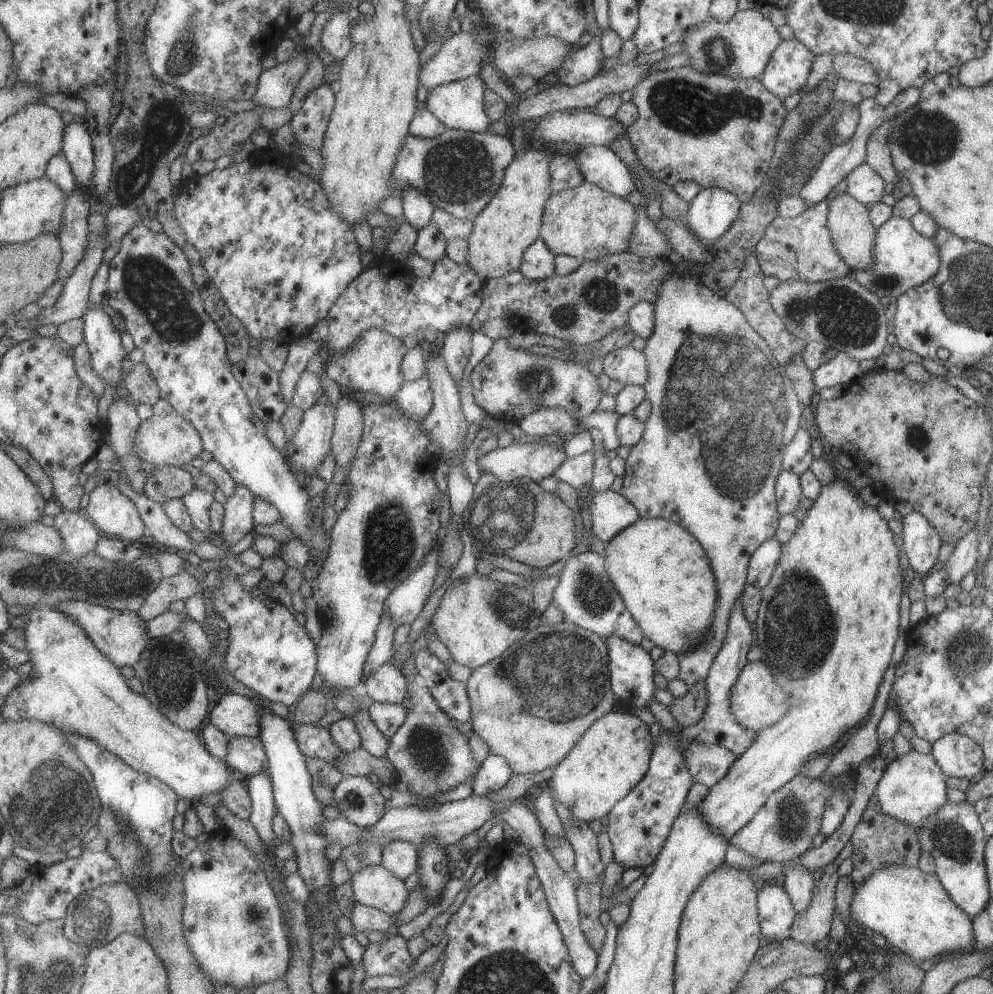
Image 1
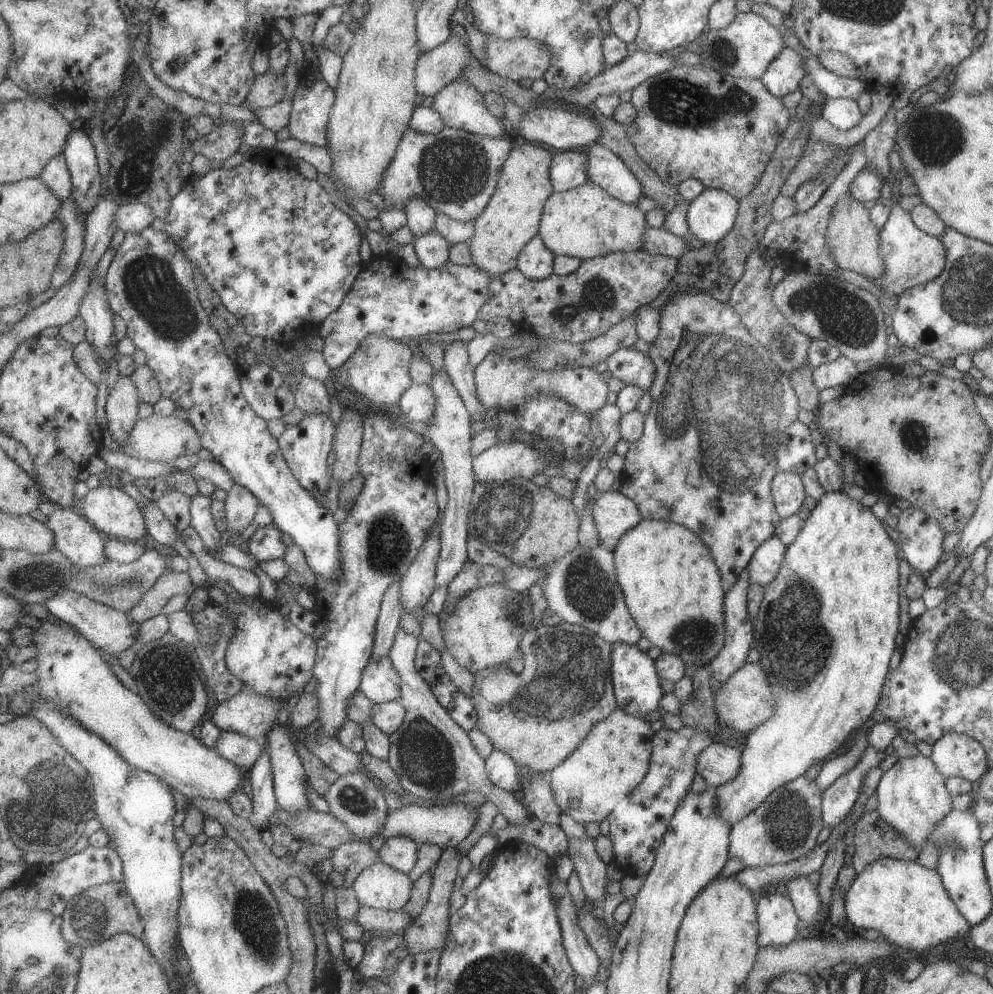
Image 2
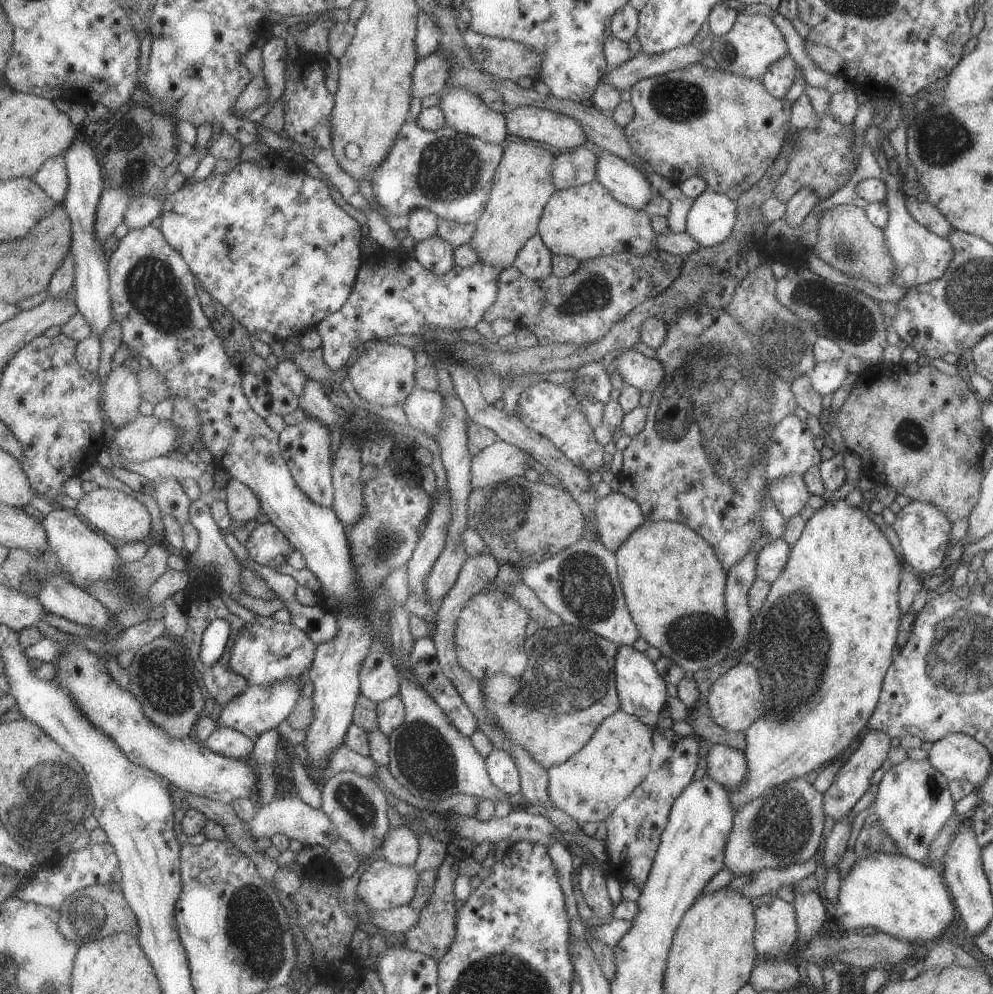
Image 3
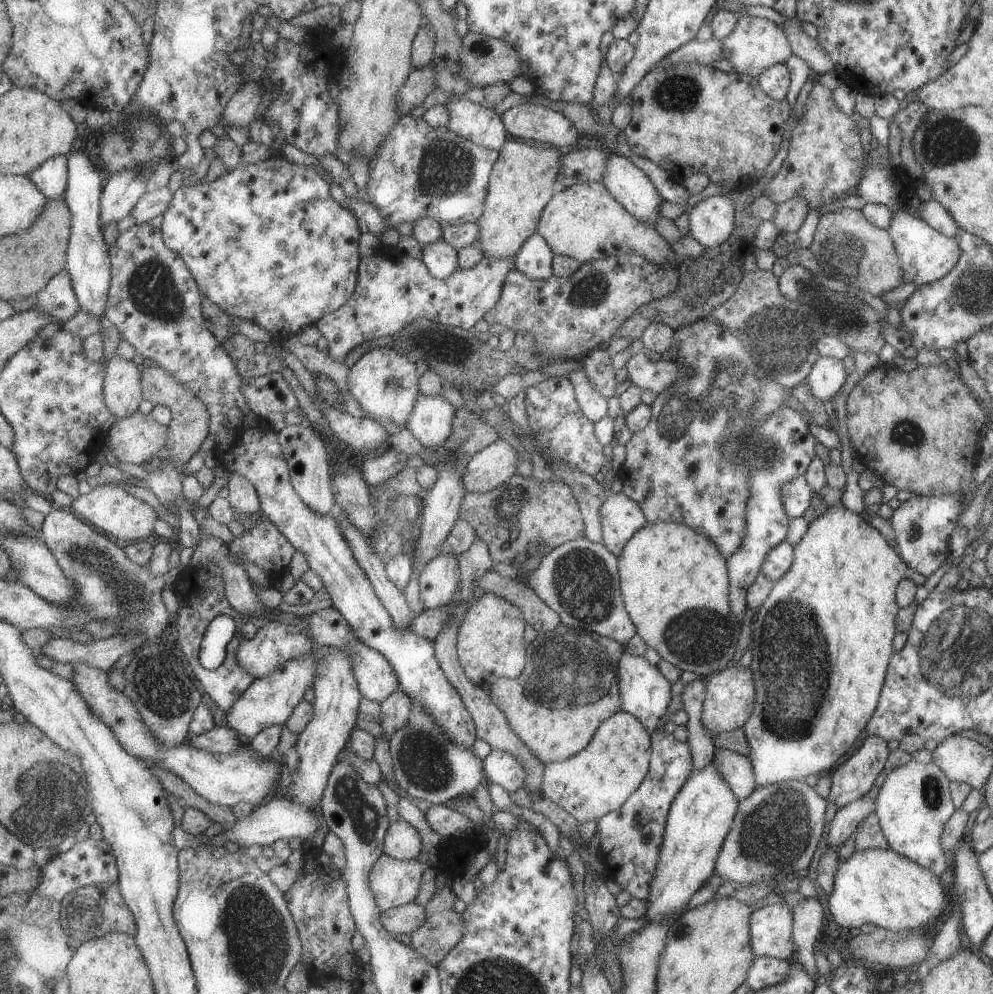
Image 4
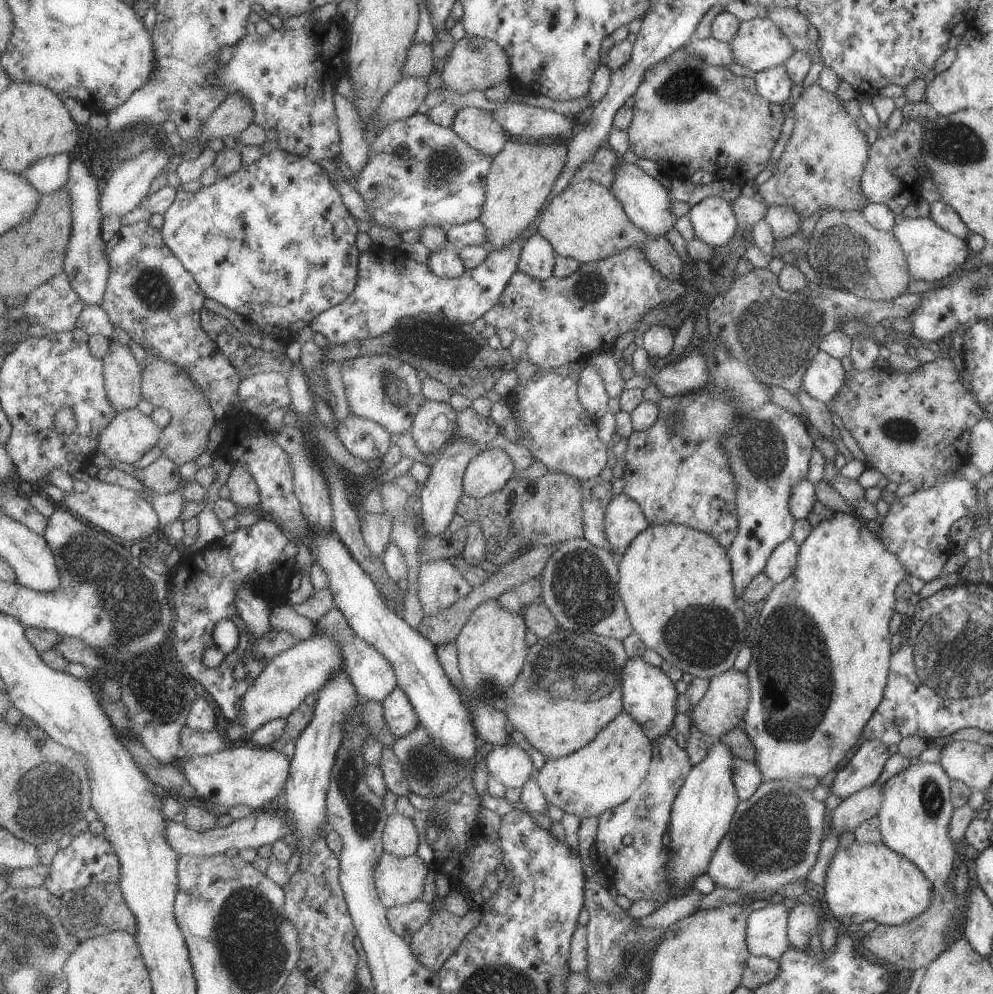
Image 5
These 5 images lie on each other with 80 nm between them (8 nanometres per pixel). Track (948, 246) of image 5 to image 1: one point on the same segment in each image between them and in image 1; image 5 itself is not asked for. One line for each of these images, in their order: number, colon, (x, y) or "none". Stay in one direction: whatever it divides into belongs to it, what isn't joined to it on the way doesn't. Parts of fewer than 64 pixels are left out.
1: (901, 258)
2: (911, 257)
3: (918, 256)
4: (925, 256)

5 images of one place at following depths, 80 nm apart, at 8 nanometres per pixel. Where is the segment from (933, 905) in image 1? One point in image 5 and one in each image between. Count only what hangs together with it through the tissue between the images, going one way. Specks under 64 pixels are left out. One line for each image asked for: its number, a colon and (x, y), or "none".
2: (904, 902)
3: (906, 899)
4: (880, 886)
5: (868, 881)

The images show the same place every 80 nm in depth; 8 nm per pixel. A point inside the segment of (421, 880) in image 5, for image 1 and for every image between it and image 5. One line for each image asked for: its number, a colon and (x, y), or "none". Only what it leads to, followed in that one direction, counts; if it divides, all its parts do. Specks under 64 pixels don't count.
1: (375, 886)
2: (381, 886)
3: (382, 886)
4: (395, 883)

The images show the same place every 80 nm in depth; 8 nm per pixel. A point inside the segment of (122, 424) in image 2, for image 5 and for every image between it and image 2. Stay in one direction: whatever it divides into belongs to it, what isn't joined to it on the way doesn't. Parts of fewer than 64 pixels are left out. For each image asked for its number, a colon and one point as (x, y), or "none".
3: (123, 395)
4: (123, 390)
5: (123, 373)

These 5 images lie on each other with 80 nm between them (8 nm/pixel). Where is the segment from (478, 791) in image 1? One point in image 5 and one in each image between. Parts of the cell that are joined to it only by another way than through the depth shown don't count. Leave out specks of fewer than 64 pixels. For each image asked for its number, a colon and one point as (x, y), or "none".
2: (501, 771)
3: (500, 767)
4: (502, 769)
5: (510, 764)

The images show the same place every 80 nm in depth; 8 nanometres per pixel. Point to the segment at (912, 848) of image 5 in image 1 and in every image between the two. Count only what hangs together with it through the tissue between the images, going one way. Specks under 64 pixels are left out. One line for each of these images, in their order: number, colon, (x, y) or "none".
1: (912, 786)
2: (911, 795)
3: (912, 801)
4: (913, 803)

